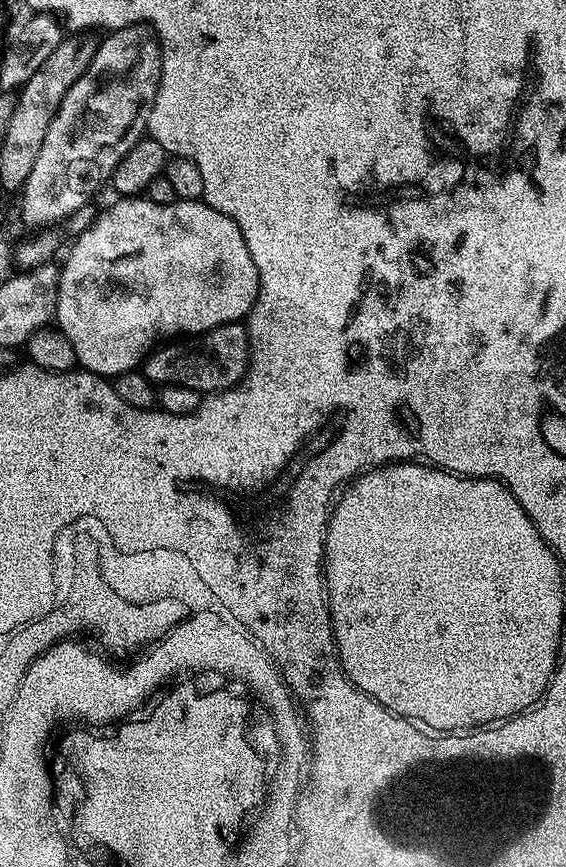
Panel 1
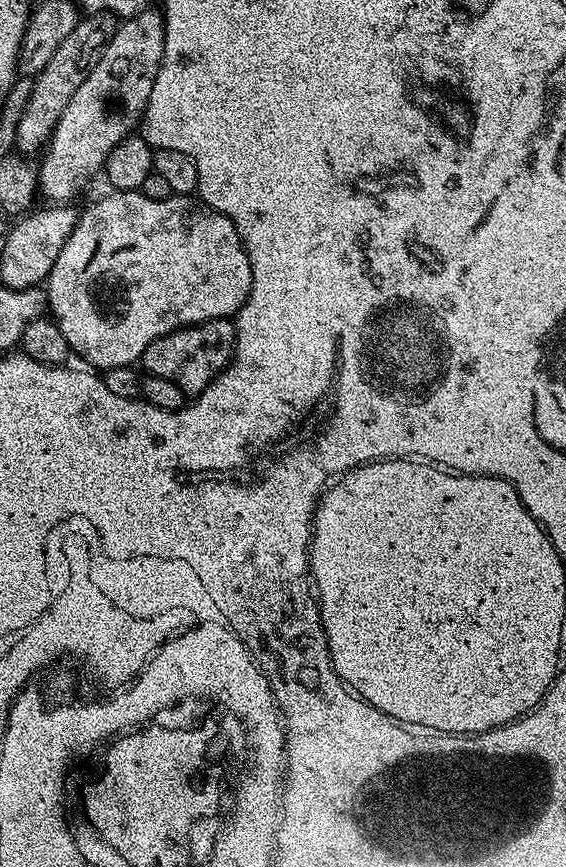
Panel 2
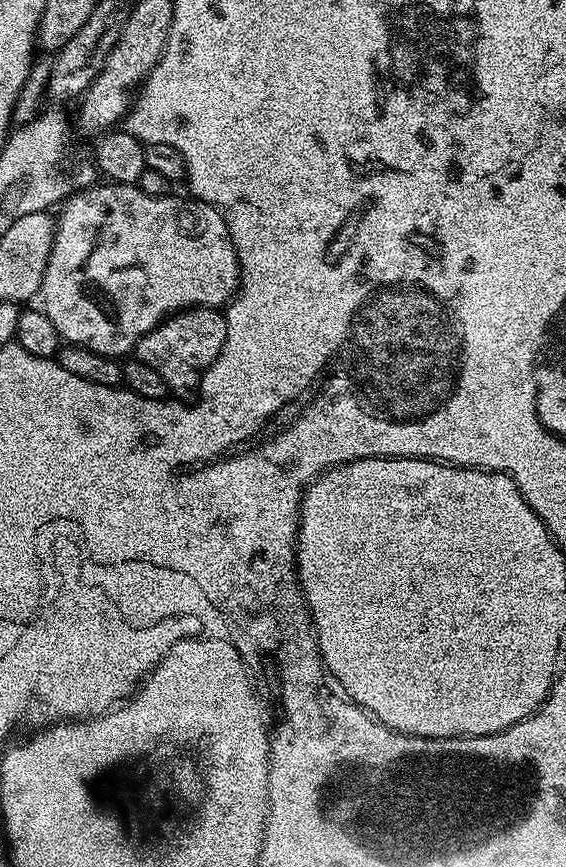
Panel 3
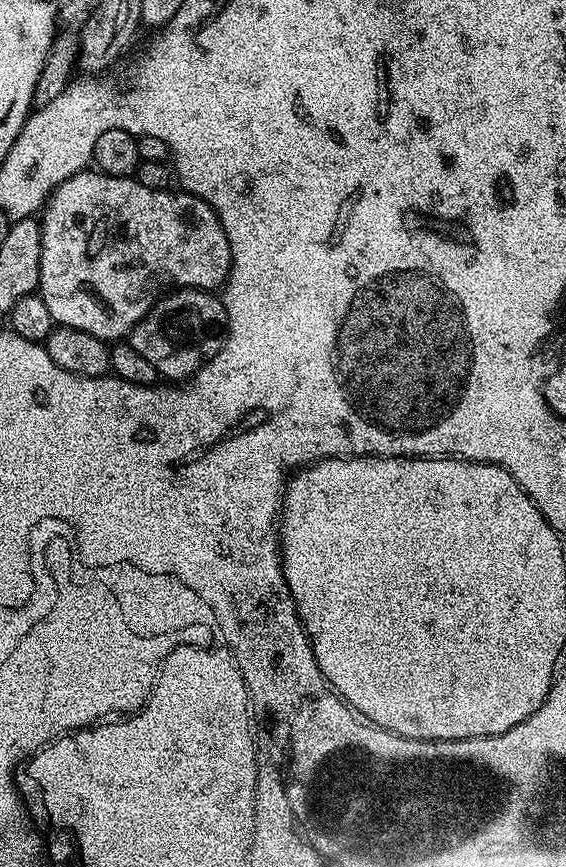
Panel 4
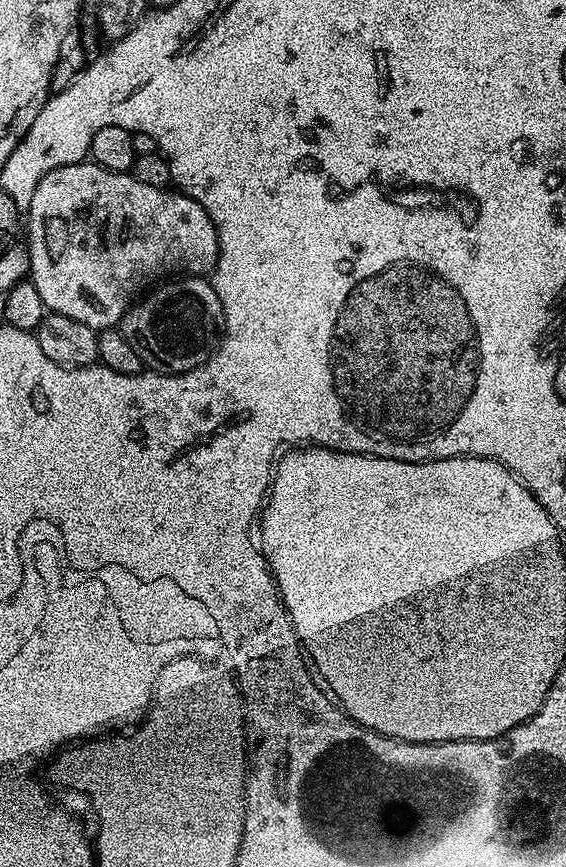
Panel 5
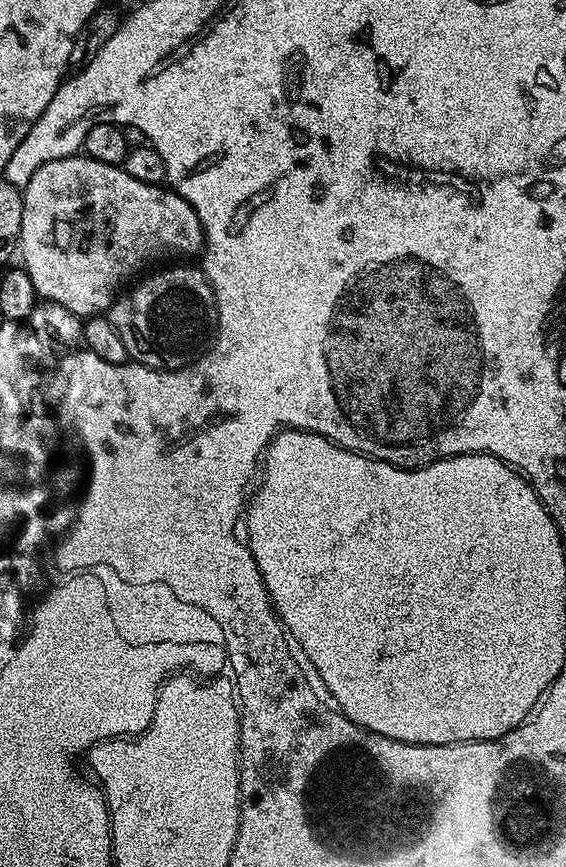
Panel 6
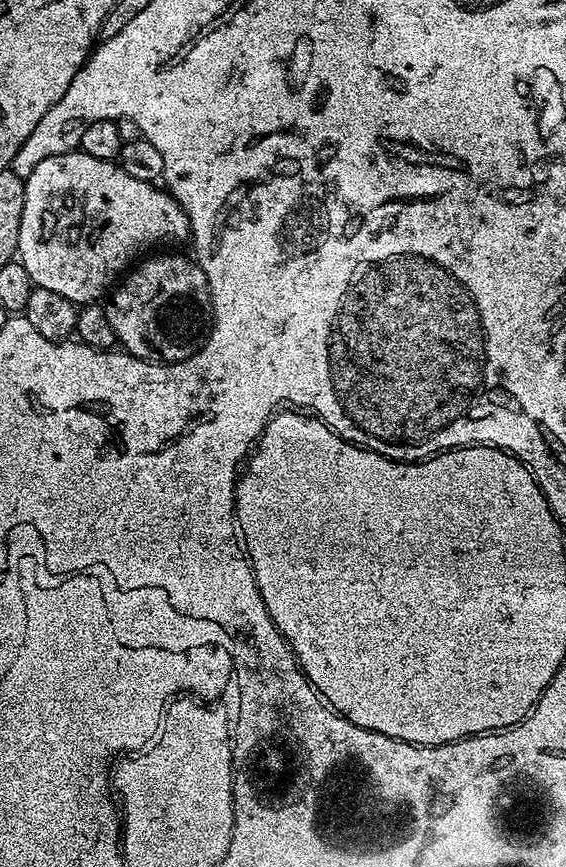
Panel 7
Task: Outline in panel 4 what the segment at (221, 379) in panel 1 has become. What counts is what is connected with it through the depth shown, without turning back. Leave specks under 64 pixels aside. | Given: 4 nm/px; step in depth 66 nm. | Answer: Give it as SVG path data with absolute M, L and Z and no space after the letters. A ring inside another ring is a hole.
M177 288L157 300L156 305L145 314L141 320L133 326L130 333L130 343L150 366L154 366L157 377L168 382L184 382L196 375L196 372L206 362L222 350L224 338L228 335L228 315L224 309L224 301L219 295L203 288Z

